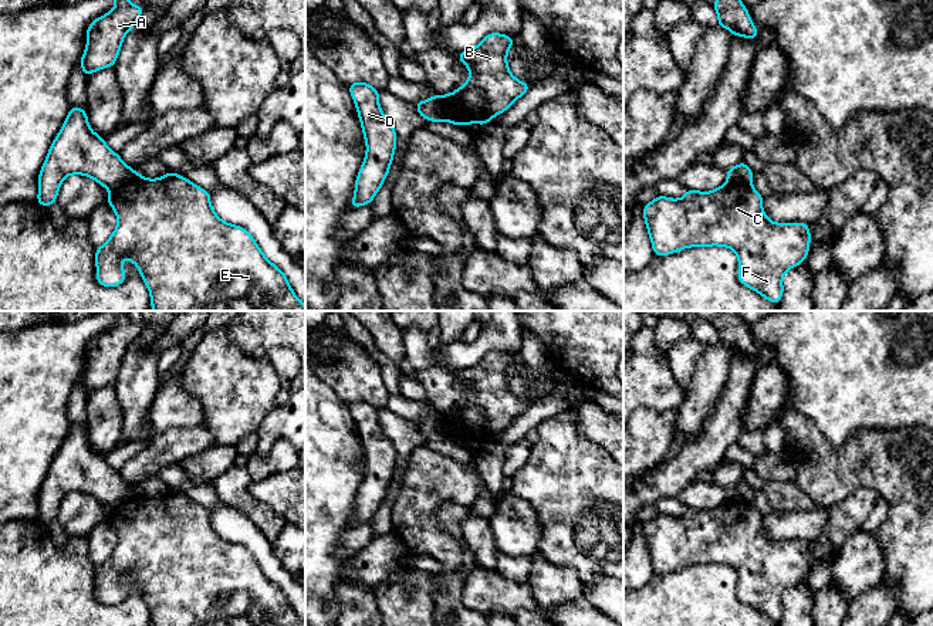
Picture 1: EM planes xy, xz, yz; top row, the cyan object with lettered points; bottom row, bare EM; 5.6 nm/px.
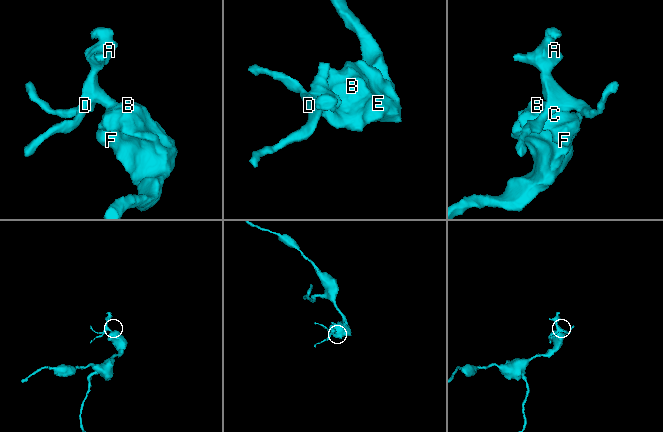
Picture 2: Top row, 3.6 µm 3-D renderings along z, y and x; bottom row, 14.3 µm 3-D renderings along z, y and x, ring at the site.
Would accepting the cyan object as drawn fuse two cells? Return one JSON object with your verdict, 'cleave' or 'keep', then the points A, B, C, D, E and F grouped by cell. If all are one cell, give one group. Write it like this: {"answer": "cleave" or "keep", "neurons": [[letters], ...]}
{"answer": "cleave", "neurons": [["A", "D"], ["B", "C", "E", "F"]]}

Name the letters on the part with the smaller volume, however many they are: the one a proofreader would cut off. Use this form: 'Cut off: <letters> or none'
Cut off: A, D

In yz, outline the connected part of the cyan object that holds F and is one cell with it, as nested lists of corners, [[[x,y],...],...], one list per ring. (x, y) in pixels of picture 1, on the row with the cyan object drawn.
[[[730,180],[711,192],[687,189],[682,199],[659,194],[643,204],[653,254],[663,257],[689,247],[730,247],[738,258],[738,281],[778,305],[784,292],[782,275],[808,257],[811,233],[805,223],[771,221],[763,212],[763,200],[751,185]]]

